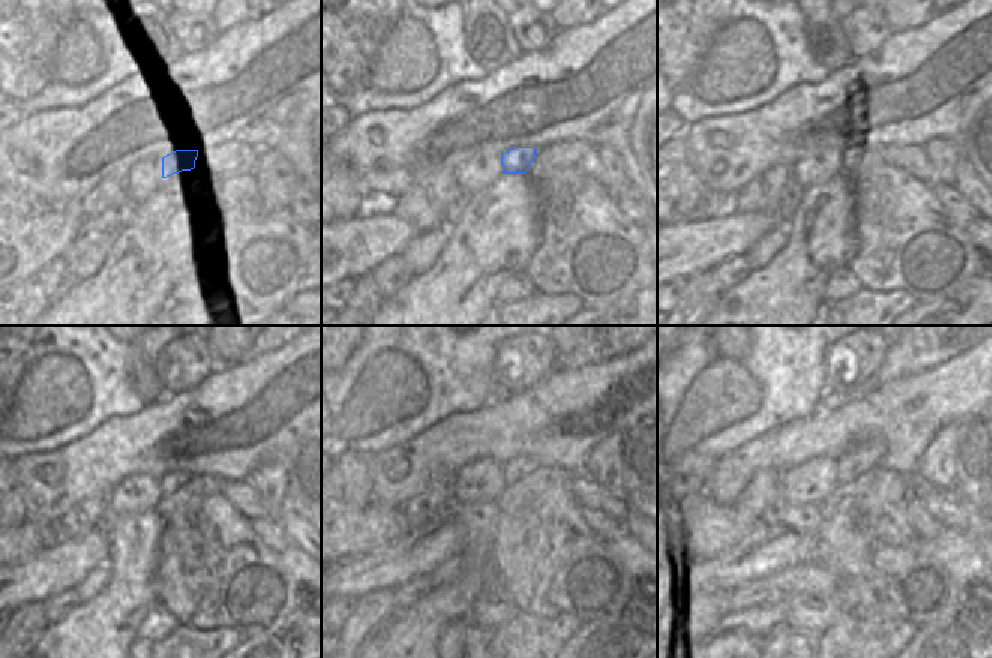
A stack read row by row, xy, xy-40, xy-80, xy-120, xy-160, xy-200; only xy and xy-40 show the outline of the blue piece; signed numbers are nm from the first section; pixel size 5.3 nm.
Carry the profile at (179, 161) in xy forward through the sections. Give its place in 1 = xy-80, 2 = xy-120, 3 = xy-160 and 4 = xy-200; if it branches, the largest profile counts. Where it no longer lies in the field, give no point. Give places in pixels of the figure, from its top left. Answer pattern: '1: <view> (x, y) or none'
1: xy-80 (850, 159)
2: xy-120 (171, 481)
3: xy-160 (515, 469)
4: xy-200 (863, 456)

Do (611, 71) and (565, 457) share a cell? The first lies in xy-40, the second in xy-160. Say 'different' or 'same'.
same

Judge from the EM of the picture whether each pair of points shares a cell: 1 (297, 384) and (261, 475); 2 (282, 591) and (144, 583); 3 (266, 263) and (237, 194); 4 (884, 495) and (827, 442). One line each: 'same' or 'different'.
1: different
2: different
3: same
4: different

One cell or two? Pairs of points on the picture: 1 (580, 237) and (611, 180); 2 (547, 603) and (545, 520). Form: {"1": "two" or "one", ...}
{"1": "two", "2": "one"}

